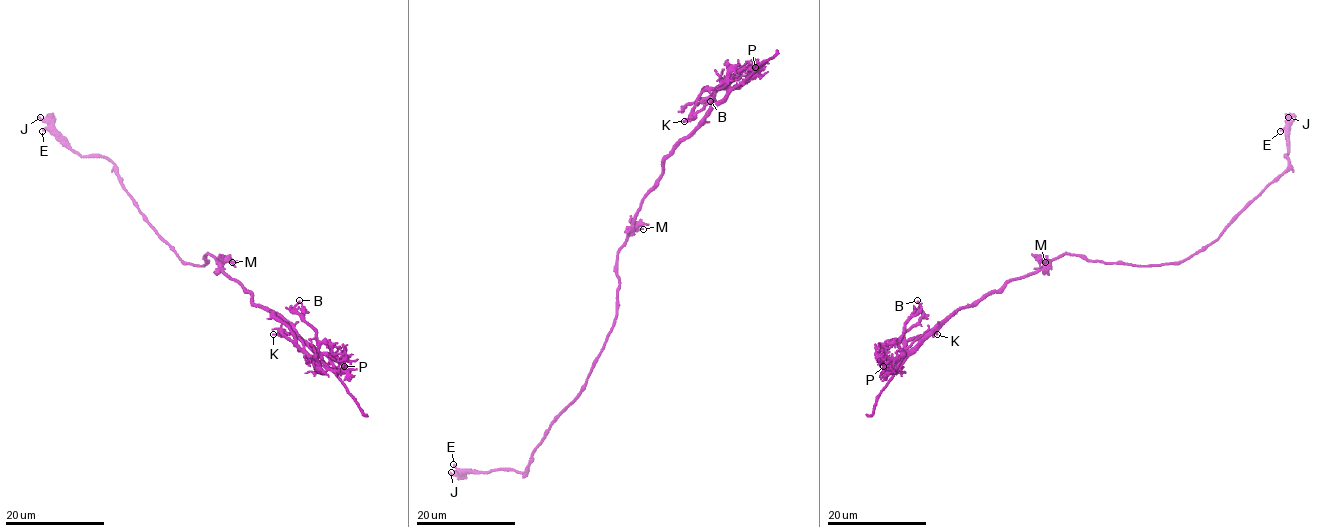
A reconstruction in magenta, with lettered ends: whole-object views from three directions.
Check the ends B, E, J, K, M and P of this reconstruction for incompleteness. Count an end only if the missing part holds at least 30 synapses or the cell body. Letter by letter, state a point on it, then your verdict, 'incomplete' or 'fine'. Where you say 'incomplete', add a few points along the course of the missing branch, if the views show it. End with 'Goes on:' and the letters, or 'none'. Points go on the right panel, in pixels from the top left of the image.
B: at (917, 300); fine
E: at (1280, 131); fine
J: at (1288, 117); fine
K: at (937, 334); fine
M: at (1045, 262); fine
P: at (883, 366); fine
Goes on: none

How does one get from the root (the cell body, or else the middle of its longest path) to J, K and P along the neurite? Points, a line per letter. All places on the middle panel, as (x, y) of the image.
J: (619, 281), (617, 315), (604, 346), (583, 389), (532, 452), (527, 470), (491, 469), (455, 474), (451, 472)
K: (619, 281), (619, 247), (643, 196), (661, 173), (661, 162), (726, 90), (719, 87), (684, 121)
P: (619, 281), (619, 247), (627, 237), (643, 196), (661, 173), (661, 162), (715, 106), (756, 73), (755, 67)

